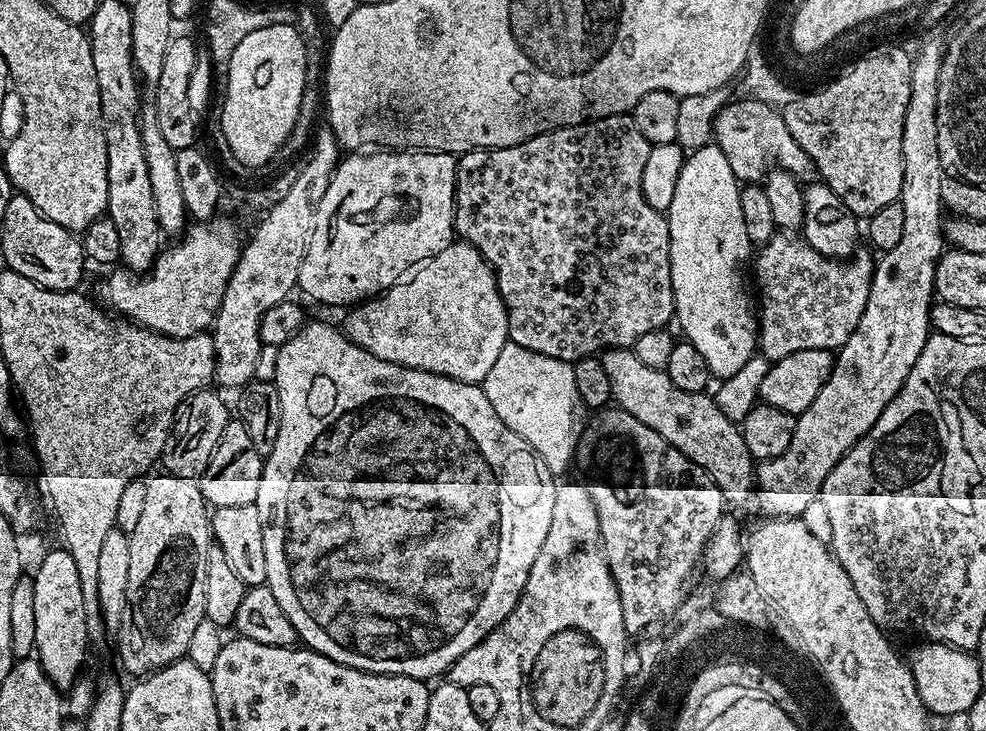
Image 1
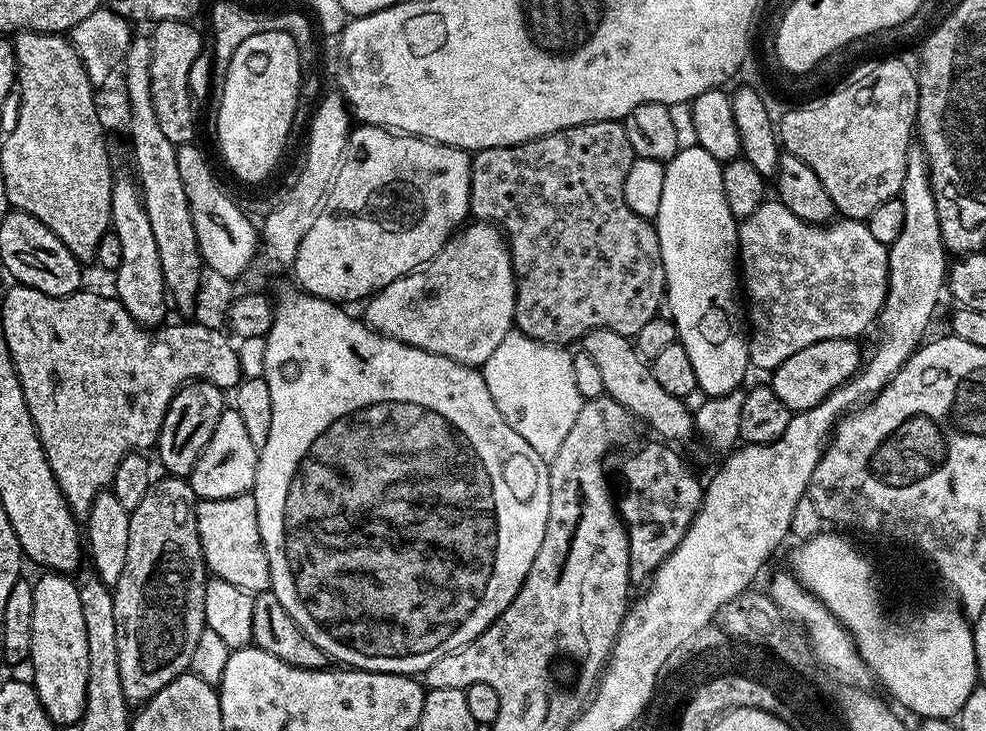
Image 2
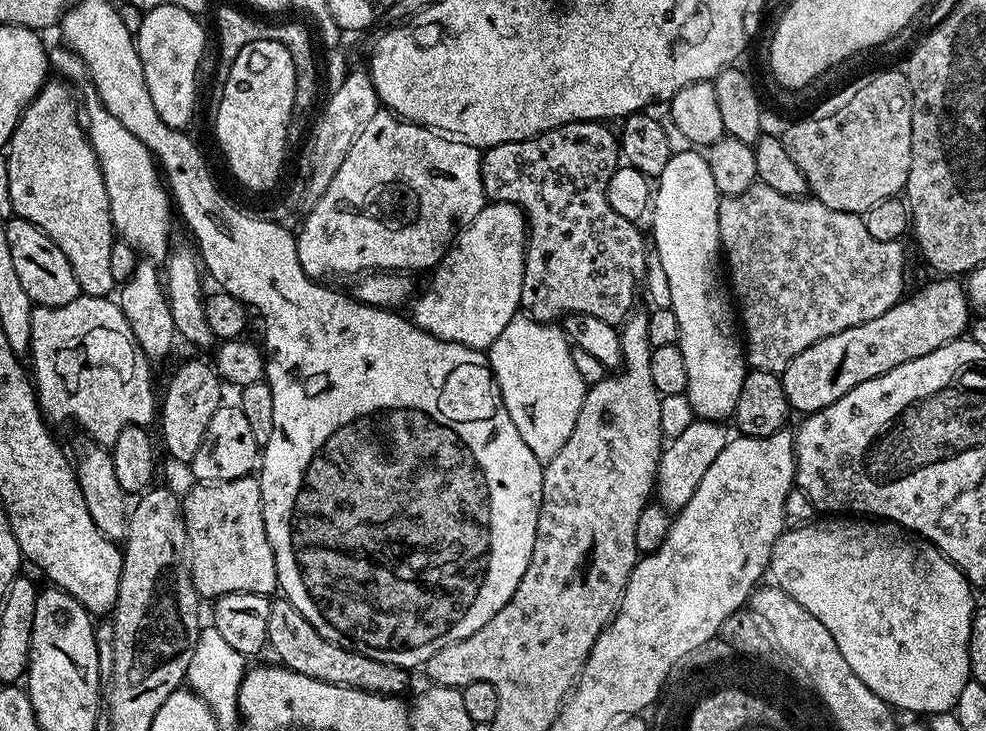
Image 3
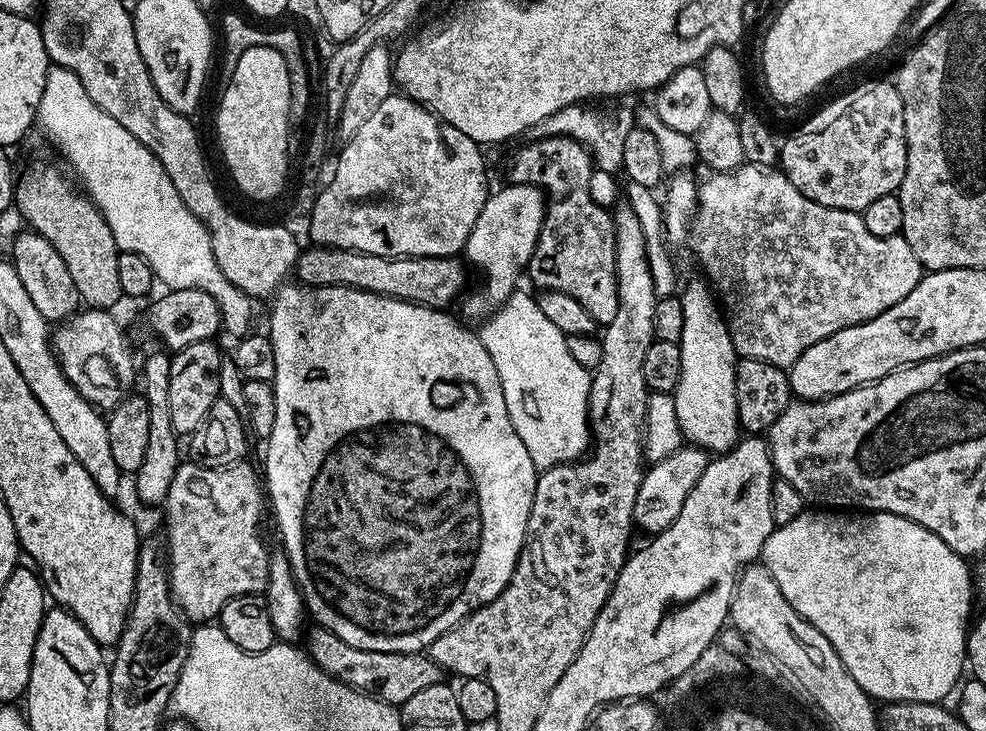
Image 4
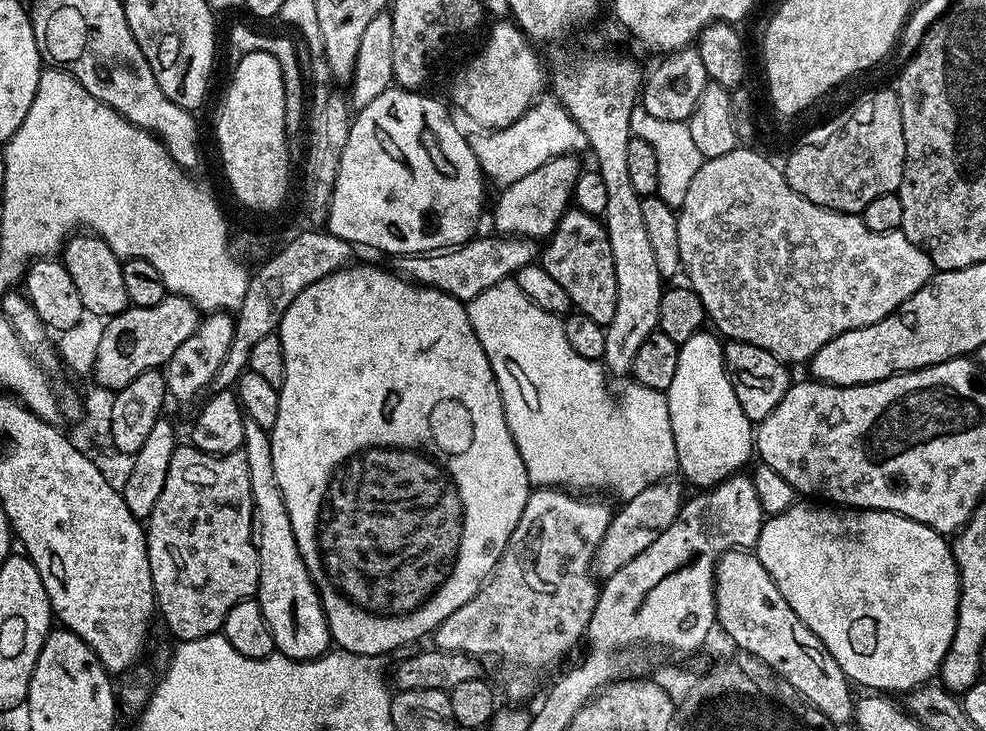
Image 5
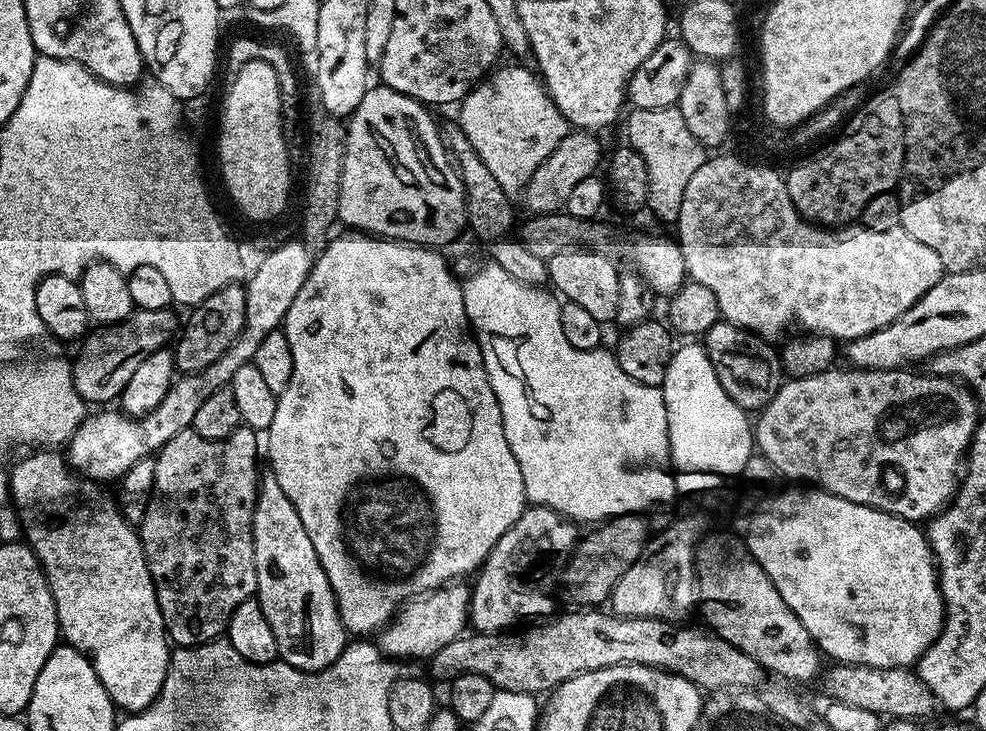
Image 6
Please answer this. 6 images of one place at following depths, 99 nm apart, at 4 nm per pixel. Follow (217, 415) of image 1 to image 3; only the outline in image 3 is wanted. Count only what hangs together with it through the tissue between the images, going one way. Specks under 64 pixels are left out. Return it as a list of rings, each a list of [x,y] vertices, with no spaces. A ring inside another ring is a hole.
[[[188,360],[176,368],[176,373],[168,380],[168,389],[163,389],[162,403],[158,408],[160,436],[164,439],[164,448],[176,460],[191,462],[202,446],[202,434],[214,418],[214,410],[222,406],[220,400],[222,381],[211,363],[204,360]]]

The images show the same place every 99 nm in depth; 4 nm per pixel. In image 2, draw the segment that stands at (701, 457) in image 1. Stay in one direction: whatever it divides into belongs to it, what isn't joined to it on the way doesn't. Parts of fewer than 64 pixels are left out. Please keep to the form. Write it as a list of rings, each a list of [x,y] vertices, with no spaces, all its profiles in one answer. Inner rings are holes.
[[[599,328],[588,332],[580,341],[580,344],[582,350],[593,359],[594,366],[598,368],[598,372],[602,377],[605,395],[614,398],[614,402],[626,406],[639,421],[644,423],[645,420],[660,435],[657,437],[663,438],[668,442],[676,442],[672,440],[684,440],[688,435],[693,435],[694,412],[687,407],[681,397],[674,394],[666,394],[666,390],[662,390],[661,384],[654,378],[651,367],[646,363],[643,356],[639,356],[636,353],[636,345],[629,337],[618,334],[616,331]]]

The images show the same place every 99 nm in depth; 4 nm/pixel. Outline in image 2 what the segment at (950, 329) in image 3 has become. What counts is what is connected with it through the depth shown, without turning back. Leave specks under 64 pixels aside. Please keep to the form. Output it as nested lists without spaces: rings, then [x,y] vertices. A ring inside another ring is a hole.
[[[855,339],[827,340],[826,342],[814,342],[814,346],[806,346],[806,350],[798,350],[798,354],[790,354],[786,362],[782,362],[771,373],[770,386],[782,402],[793,412],[801,412],[807,408],[818,406],[838,386],[859,370],[862,363],[862,352]]]

